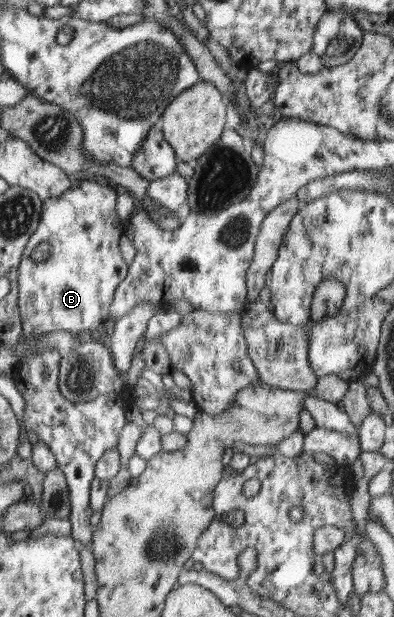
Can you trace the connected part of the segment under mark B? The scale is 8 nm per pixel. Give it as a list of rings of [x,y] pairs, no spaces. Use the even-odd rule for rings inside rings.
[[[86,177],[76,187],[72,187],[66,193],[55,196],[43,201],[41,207],[41,216],[39,219],[39,225],[34,231],[34,234],[30,237],[26,247],[24,248],[21,262],[18,268],[18,283],[19,283],[19,314],[21,315],[21,326],[23,329],[23,335],[40,335],[51,333],[54,331],[70,332],[70,333],[82,333],[82,331],[91,331],[97,335],[102,325],[110,319],[111,303],[114,302],[115,291],[119,285],[126,279],[126,273],[128,273],[128,265],[124,263],[122,252],[120,251],[120,241],[122,239],[122,233],[118,224],[118,215],[116,215],[116,194],[117,190],[110,189],[110,185],[98,185],[98,179],[94,177]],[[40,243],[50,243],[51,253],[49,253],[49,259],[45,261],[33,261],[31,258],[31,251],[40,245]]]

